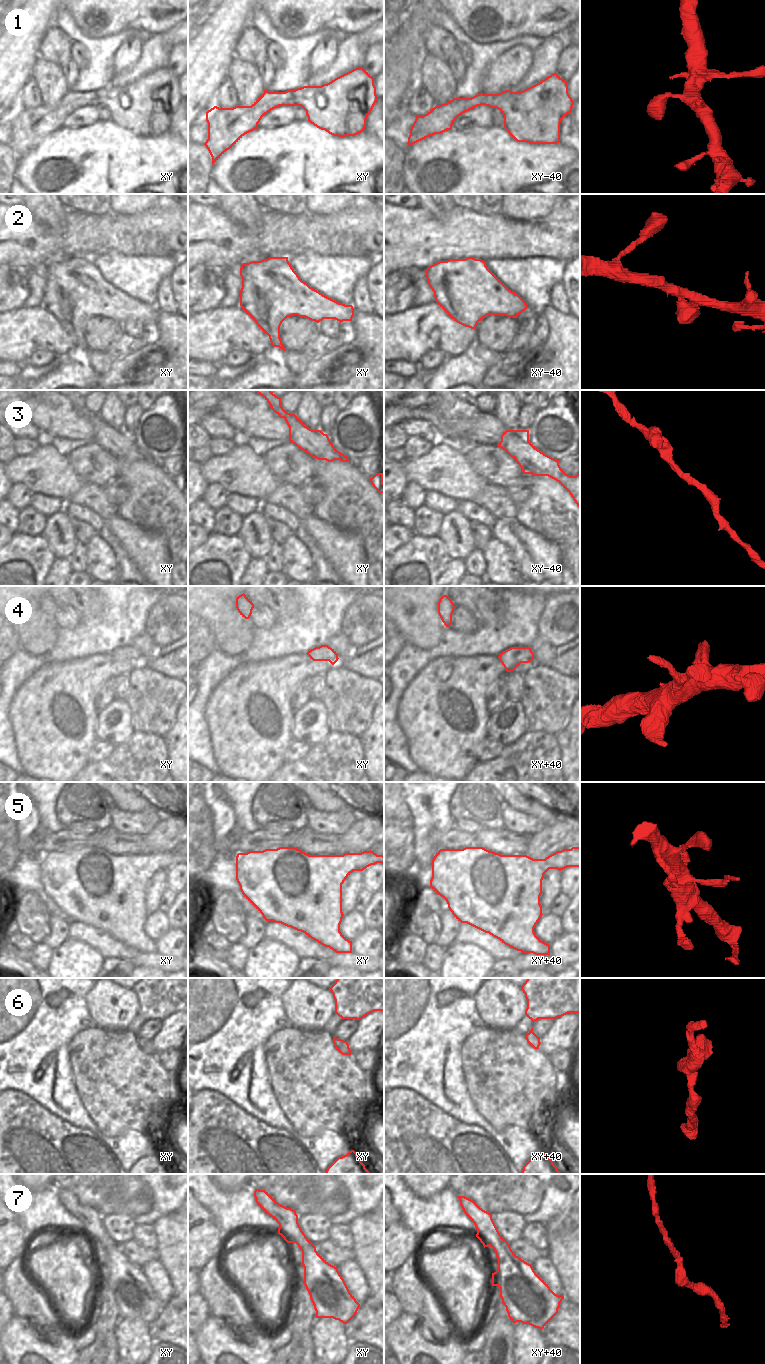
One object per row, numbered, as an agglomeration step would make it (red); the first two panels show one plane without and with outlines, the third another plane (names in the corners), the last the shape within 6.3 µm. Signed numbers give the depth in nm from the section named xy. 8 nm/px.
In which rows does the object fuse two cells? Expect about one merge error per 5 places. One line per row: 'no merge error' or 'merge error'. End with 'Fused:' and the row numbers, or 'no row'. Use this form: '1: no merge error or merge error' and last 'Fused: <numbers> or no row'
1: no merge error
2: no merge error
3: no merge error
4: no merge error
5: no merge error
6: no merge error
7: no merge error
Fused: no row

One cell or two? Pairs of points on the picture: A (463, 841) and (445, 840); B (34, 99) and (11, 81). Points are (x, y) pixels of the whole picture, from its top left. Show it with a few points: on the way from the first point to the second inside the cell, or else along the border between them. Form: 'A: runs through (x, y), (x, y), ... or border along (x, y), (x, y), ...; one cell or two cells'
A: runs through (459, 841), (449, 841); one cell
B: border along (29, 77), (20, 91), (17, 105); two cells

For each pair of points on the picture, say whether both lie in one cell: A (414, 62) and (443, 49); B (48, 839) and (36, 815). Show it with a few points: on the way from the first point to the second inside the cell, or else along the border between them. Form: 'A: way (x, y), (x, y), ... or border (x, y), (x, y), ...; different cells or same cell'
A: border (429, 30), (424, 41), (425, 53); different cells
B: border (64, 828), (51, 832), (39, 827), (24, 842); different cells

